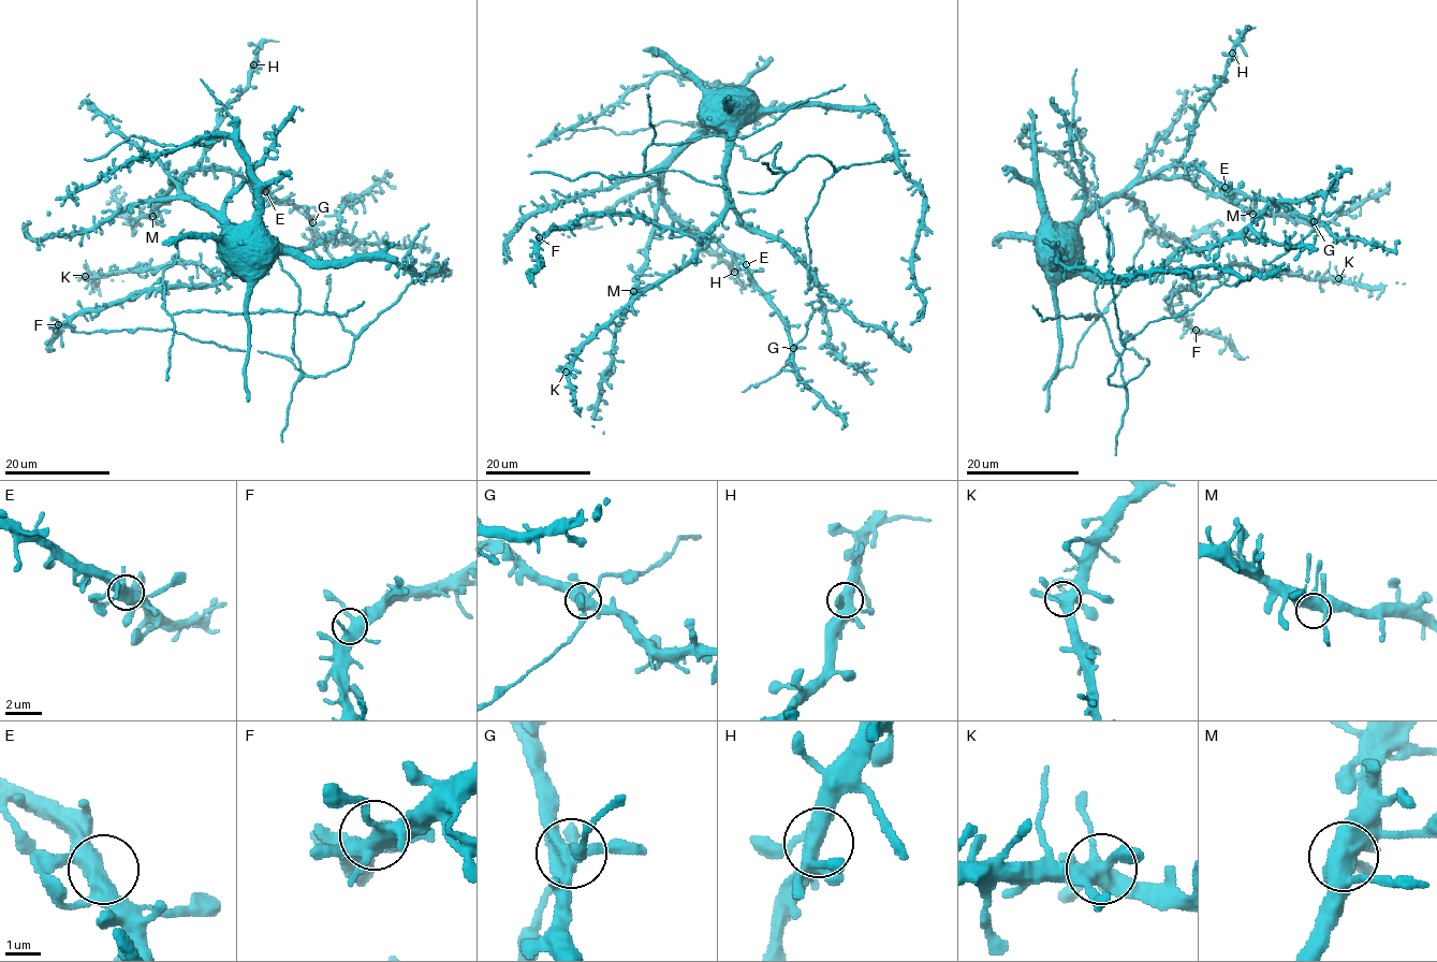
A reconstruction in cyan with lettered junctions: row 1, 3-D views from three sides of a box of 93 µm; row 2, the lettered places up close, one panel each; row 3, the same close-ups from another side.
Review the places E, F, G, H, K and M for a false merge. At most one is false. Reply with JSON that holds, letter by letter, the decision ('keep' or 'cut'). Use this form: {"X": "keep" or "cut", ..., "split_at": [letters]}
{"E": "keep", "F": "keep", "G": "keep", "H": "keep", "K": "keep", "M": "keep", "split_at": []}

